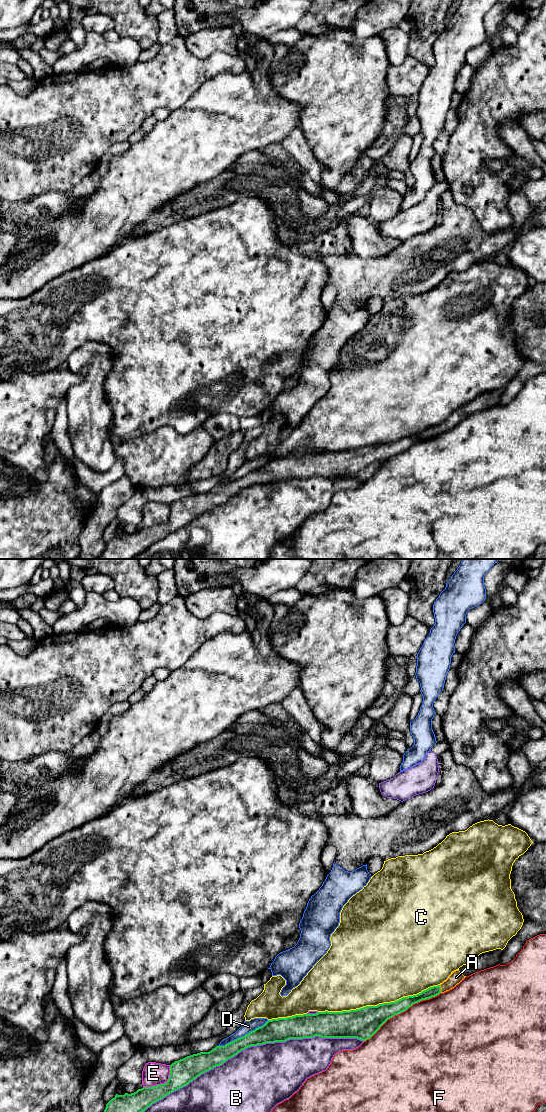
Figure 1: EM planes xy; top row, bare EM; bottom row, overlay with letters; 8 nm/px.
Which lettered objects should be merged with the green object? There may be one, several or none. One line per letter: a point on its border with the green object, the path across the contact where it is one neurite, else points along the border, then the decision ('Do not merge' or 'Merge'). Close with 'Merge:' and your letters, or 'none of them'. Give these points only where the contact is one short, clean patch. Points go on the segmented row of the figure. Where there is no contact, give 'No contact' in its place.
A: Touches green at xy (440, 989). Path across: xy (433, 991), (440, 989), (456, 977). Merge
B: Touches green at xy (252, 1045). Do not merge
C: Touches green at xy (379, 1004). Do not merge
D: Touches green at xy (243, 1036). Do not merge
E: Touches green at xy (162, 1084). Boundary: xy (170, 1065), (169, 1078), (165, 1082), (143, 1087). Do not merge
F: Touches green at xy (402, 1011). Do not merge
Merge: A

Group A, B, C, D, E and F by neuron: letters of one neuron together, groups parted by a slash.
A / B / C / D / E / F

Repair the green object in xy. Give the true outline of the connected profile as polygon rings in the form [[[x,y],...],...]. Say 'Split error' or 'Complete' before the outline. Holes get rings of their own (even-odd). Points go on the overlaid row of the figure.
Split error. [[[459,970],[452,972],[449,978],[438,986],[430,987],[413,996],[403,997],[395,1002],[383,1003],[377,1006],[366,1006],[356,1010],[342,1012],[318,1012],[316,1014],[295,1015],[287,1018],[268,1020],[263,1026],[256,1028],[243,1037],[240,1037],[225,1046],[216,1046],[209,1052],[200,1052],[175,1061],[170,1065],[170,1075],[166,1083],[143,1087],[136,1092],[124,1095],[116,1094],[107,1104],[104,1112],[143,1112],[153,1103],[163,1099],[170,1093],[188,1085],[201,1074],[222,1065],[228,1059],[234,1057],[242,1050],[251,1046],[266,1043],[286,1042],[289,1039],[313,1038],[357,1038],[362,1041],[370,1039],[380,1027],[390,1018],[406,1011],[413,1004],[422,1000],[430,999],[454,988],[466,976]]]

